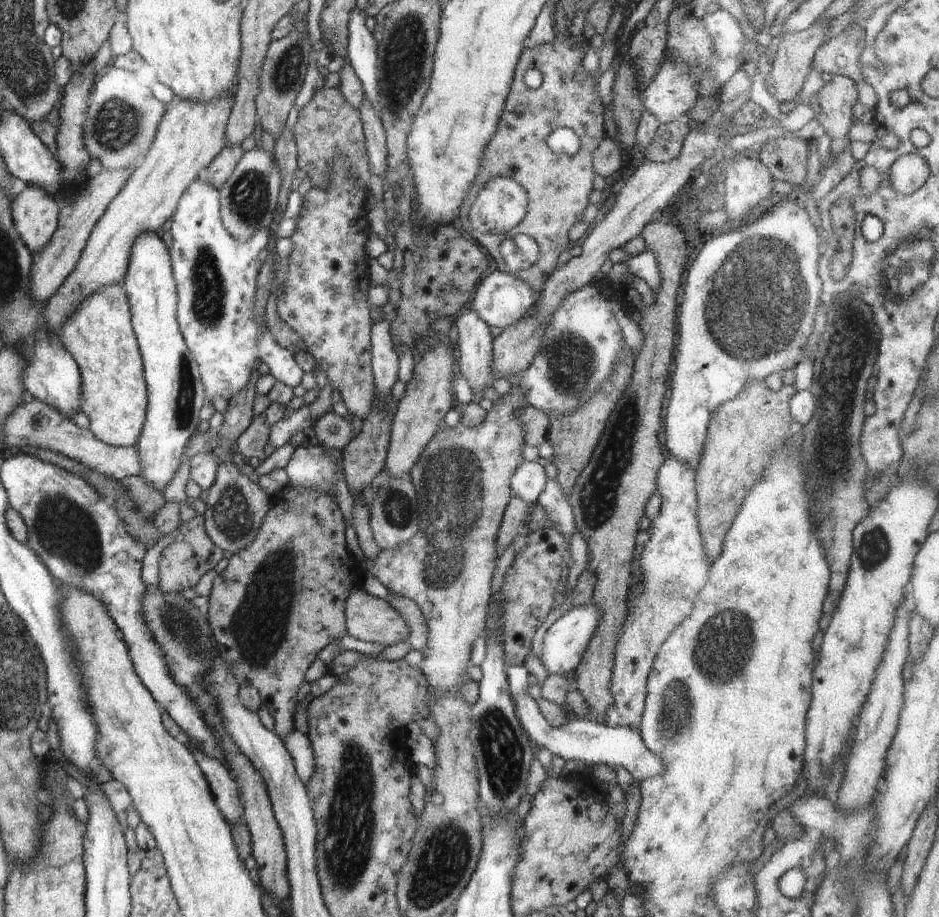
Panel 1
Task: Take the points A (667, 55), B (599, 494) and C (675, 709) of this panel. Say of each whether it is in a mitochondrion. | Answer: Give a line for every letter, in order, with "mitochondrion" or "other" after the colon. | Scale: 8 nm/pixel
A: other
B: mitochondrion
C: mitochondrion

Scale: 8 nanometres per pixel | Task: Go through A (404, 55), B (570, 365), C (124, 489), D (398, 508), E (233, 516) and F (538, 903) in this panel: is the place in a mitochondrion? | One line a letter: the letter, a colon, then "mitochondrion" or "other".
A: mitochondrion
B: mitochondrion
C: other
D: mitochondrion
E: mitochondrion
F: other

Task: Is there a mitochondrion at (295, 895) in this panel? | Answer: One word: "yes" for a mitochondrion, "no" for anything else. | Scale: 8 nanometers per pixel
no

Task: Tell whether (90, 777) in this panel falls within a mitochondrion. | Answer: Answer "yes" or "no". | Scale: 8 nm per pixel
no

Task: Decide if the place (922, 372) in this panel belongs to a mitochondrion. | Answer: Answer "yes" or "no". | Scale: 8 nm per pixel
no

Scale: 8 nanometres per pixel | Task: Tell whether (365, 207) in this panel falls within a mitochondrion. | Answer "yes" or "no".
no

